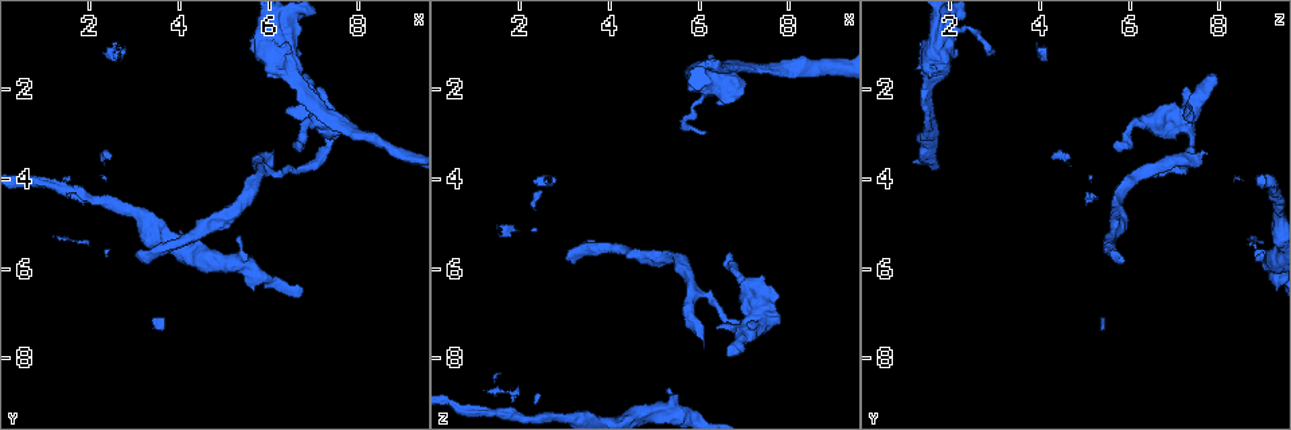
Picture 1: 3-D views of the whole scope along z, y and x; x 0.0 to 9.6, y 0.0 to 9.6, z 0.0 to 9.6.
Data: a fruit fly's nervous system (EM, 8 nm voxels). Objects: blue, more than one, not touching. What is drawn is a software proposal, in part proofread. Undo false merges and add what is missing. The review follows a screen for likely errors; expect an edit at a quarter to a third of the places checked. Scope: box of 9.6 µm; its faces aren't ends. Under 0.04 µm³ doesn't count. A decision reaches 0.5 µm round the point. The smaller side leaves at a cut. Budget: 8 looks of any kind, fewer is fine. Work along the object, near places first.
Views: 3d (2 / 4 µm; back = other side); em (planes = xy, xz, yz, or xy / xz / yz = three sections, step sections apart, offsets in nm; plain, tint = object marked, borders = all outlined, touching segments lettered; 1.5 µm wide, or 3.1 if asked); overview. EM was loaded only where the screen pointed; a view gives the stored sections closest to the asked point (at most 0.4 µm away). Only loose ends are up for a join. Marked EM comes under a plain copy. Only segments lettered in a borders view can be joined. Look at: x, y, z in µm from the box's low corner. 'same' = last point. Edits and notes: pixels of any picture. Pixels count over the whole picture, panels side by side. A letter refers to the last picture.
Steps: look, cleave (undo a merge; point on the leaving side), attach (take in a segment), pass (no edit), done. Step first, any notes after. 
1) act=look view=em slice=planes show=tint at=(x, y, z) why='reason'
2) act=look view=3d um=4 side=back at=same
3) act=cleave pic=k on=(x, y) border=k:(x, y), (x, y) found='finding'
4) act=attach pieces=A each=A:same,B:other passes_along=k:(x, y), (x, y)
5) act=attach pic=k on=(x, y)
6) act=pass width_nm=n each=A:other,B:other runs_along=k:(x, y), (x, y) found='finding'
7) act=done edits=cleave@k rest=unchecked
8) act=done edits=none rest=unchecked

act=look view=em slice=xy step=8 show=borders at=(6.05, 1.25, 2.95) why='tapers out'

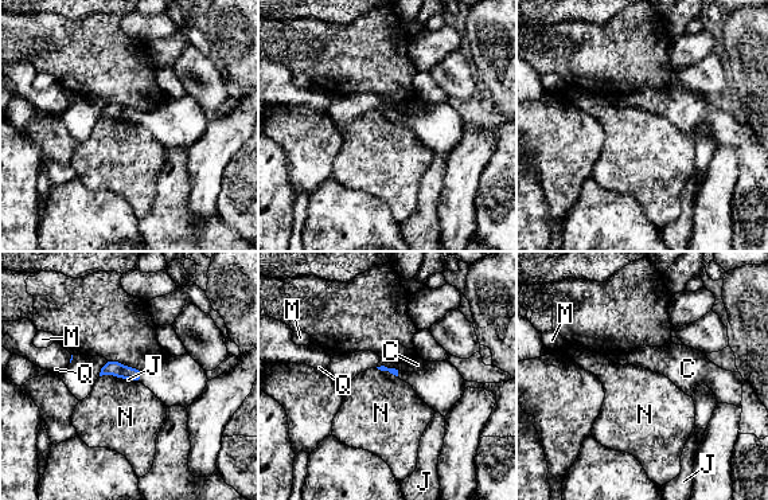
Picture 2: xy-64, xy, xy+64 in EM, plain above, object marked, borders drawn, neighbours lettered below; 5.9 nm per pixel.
act=pass each=C:other,J:other,M:other,N:other,Q:other border=2:(100, 375), (116, 375), (127, 379) found='none of them fits'

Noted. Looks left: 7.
act=look view=3d um=4 at=(5.30, 5.25, 8.70) why='free end'

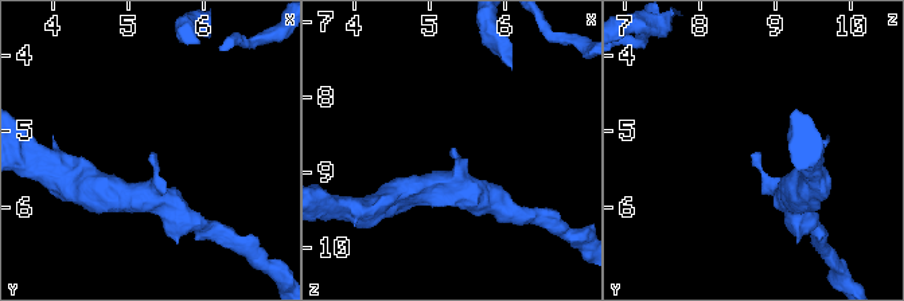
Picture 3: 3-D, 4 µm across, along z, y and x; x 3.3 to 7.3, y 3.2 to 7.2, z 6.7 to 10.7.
act=look view=em slice=planes show=borders at=(5.30, 5.30, 8.65)

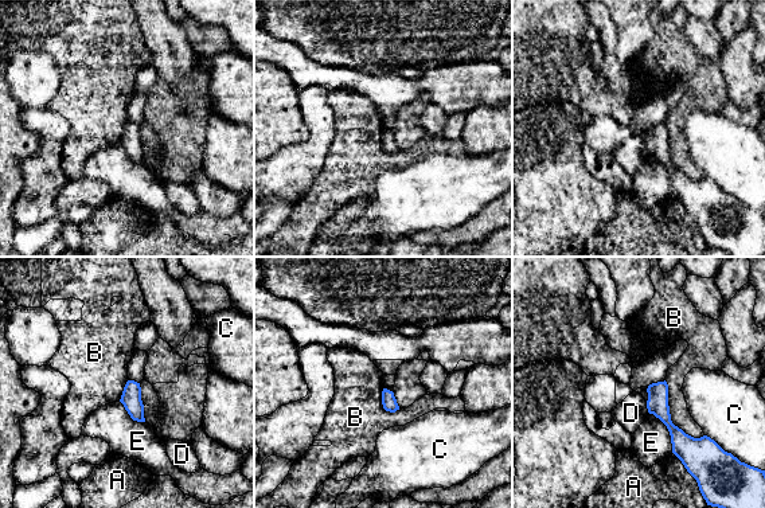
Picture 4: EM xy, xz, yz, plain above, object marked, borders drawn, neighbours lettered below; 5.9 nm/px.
act=pass each=A:other,B:other,C:other,D:other,E:other found='none of them fits'

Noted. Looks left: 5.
act=look view=em slice=yz step=8 show=borders at=(6.70, 1.70, 8.00) why='thick end'

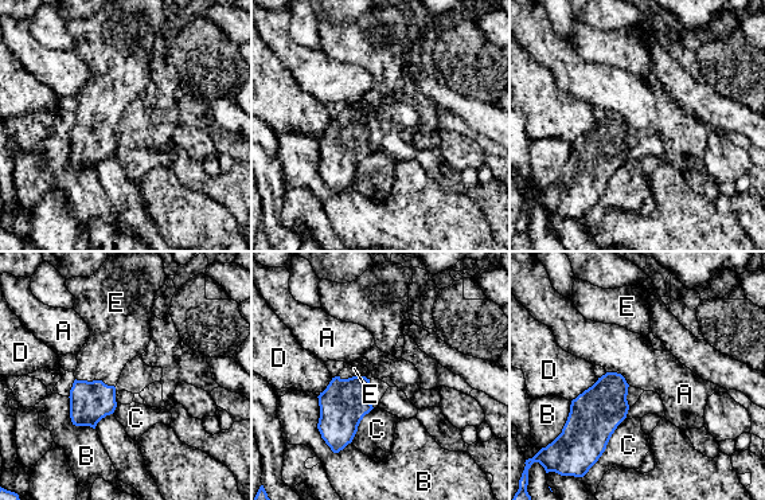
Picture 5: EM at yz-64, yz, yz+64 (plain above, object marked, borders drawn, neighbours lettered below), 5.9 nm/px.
act=attach pieces=E each=A:other,B:other,C:other,D:other,E:same passes_along=5:(89, 401), (96, 381), (112, 343) found='it goes on there'

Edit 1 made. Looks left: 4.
act=done edits=attach@5 rest=unchecked

